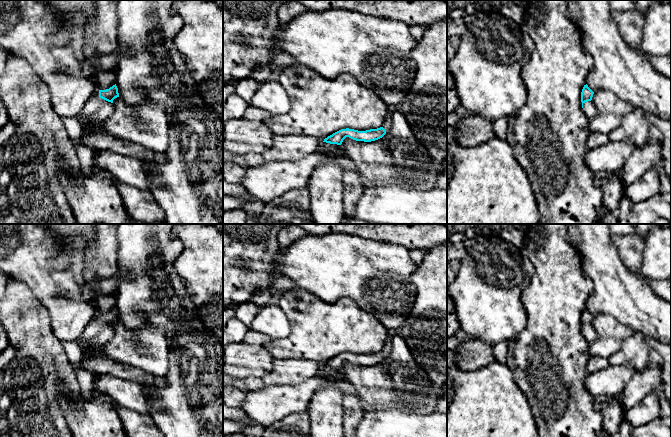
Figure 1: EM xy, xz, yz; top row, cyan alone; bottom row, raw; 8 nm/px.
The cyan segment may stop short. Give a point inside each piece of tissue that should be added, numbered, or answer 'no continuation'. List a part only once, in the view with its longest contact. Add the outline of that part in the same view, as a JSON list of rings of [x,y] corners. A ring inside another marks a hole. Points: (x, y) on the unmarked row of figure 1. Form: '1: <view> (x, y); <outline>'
1: xy (96, 334); [[[97,314],[86,326],[85,330],[76,342],[82,351],[88,352],[90,350],[105,346],[105,344],[108,343],[113,336],[113,328],[100,322],[99,315]]]
2: xz (387, 348); [[[388,335],[387,339],[386,339],[386,342],[384,344],[384,347],[382,349],[382,351],[385,353],[385,355],[387,356],[391,350],[392,350],[392,337],[393,336],[390,336]]]

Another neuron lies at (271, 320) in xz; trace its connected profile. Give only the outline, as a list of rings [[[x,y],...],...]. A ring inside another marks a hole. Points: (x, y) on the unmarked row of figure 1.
[[[270,303],[259,309],[250,330],[265,334],[272,340],[277,340],[289,335],[290,325],[281,308]]]

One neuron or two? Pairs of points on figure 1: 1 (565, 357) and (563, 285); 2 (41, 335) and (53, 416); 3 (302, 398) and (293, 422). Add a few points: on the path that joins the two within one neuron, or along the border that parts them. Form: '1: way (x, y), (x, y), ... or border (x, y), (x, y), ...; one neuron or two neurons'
1: way (559, 339), (559, 303); one neuron
2: way (41, 355), (44, 396); one neuron
3: border (307, 411), (292, 413), (274, 423); two neurons

